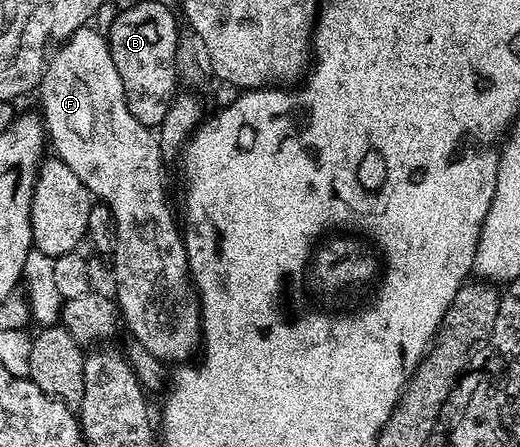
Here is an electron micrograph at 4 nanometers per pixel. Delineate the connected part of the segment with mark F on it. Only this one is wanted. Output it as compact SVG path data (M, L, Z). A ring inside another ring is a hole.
M87 25L76 29L61 44L62 47L58 52L49 56L46 72L42 74L40 84L40 92L42 91L42 107L44 112L44 126L49 142L52 144L52 151L57 158L64 161L67 172L71 176L74 175L79 184L90 192L95 200L106 203L110 206L110 212L114 218L114 232L116 233L116 241L114 242L114 254L112 262L114 262L114 291L116 302L120 312L121 322L130 329L133 340L140 345L144 345L144 349L148 349L148 353L152 353L158 359L169 361L169 359L178 359L174 361L186 361L190 354L199 350L202 342L202 317L200 314L200 304L196 294L196 288L190 278L190 266L186 260L186 244L182 241L182 231L180 230L179 220L176 218L176 211L166 204L166 183L162 180L162 158L164 152L159 139L151 128L140 125L140 121L136 121L136 117L132 117L132 113L128 109L128 101L124 97L124 81L120 81L120 73L116 73L116 61L112 61L112 53L110 45L105 34L102 35L98 31L93 31L93 26Z

